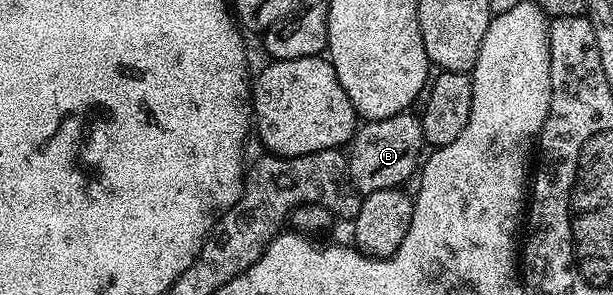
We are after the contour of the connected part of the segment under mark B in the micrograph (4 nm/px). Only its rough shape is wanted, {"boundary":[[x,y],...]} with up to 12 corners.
{"boundary":[[422,120],[363,122],[348,147],[353,190],[402,185],[419,170]]}

